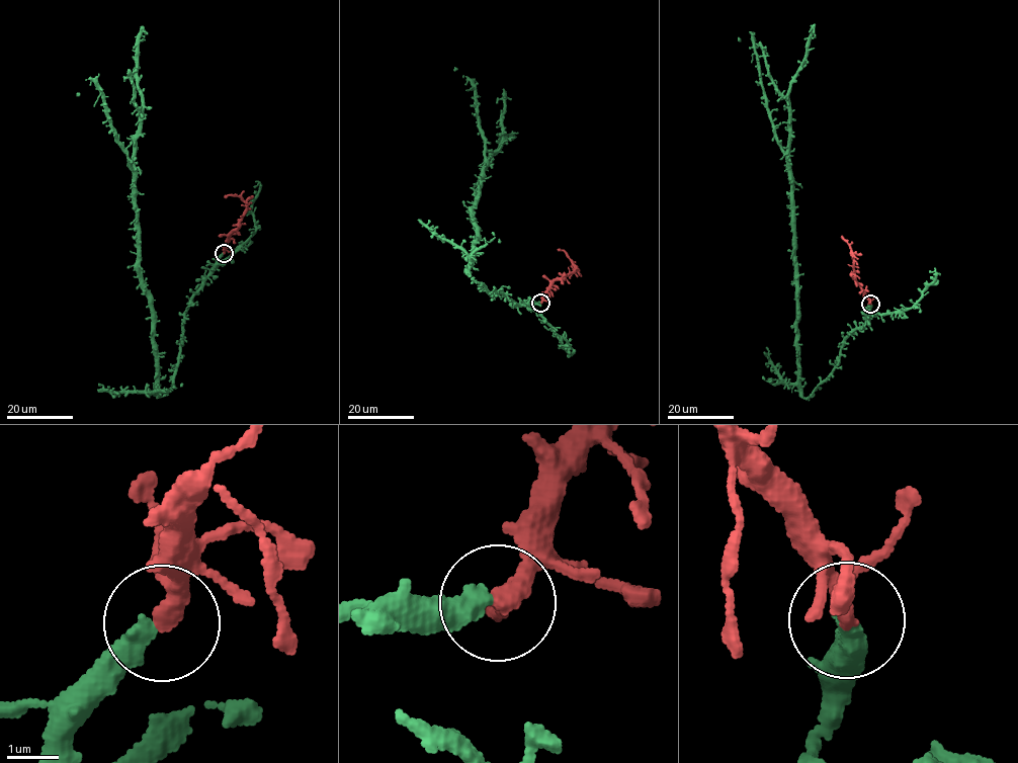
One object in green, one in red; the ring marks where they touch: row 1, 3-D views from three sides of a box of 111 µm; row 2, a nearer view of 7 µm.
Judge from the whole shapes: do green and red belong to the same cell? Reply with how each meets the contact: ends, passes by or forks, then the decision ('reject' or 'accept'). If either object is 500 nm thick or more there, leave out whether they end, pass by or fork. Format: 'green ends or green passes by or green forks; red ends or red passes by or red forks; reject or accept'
green ends; red passes by; accept

